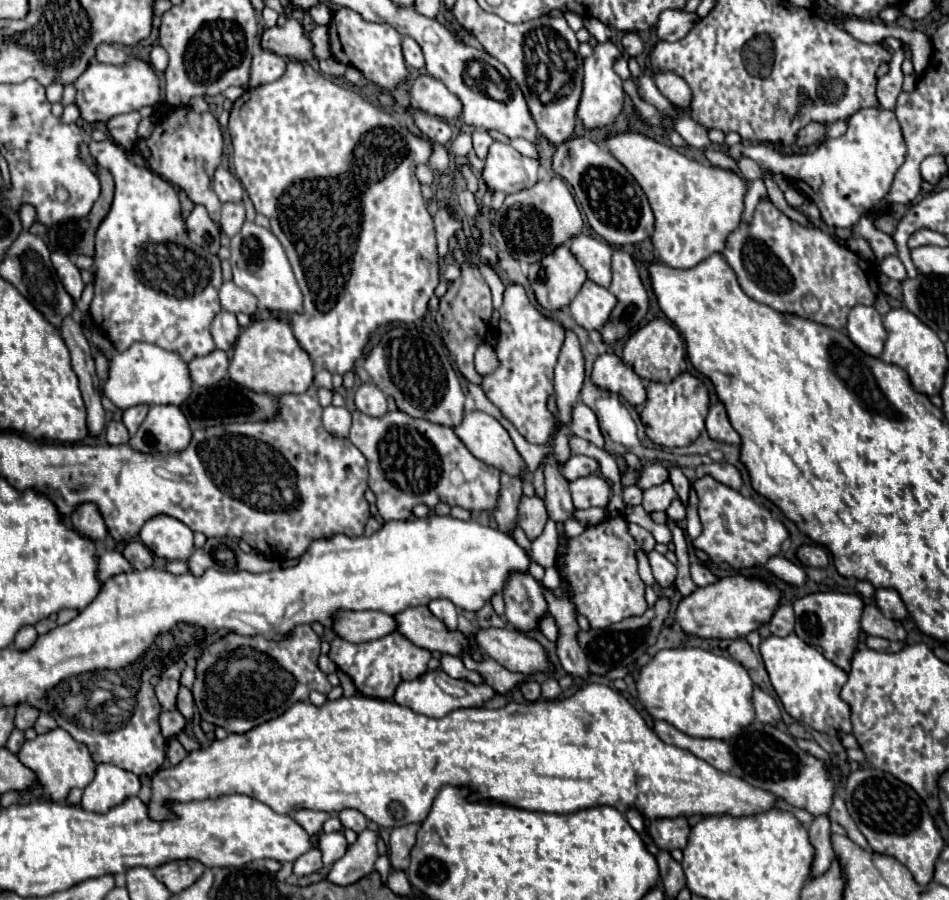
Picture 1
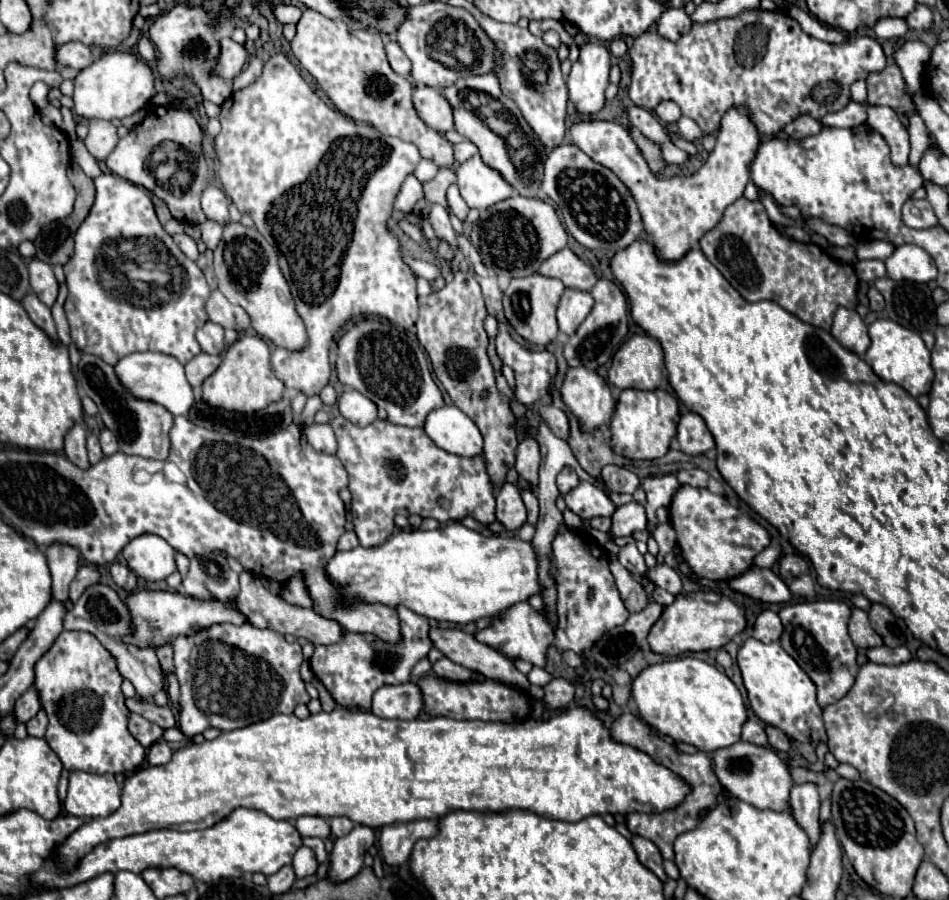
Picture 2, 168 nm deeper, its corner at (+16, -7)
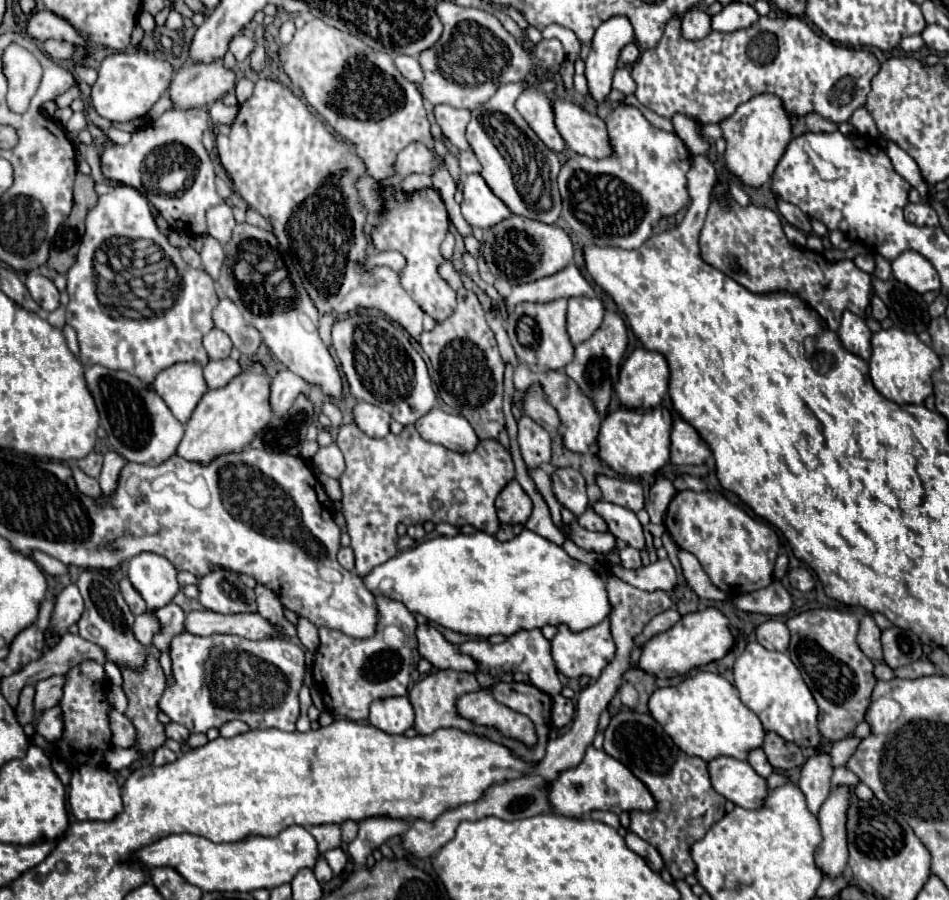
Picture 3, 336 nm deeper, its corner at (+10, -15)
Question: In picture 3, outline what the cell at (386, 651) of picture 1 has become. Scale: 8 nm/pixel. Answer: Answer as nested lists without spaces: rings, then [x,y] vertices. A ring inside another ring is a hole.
[[[376,597],[380,623],[374,637],[354,639],[340,631],[320,627],[320,647],[314,659],[314,683],[322,693],[322,699],[332,713],[334,719],[350,719],[362,721],[368,719],[368,707],[374,699],[380,697],[396,697],[406,695],[410,675],[416,669],[418,655],[418,639],[416,639],[416,619],[414,615],[398,601],[390,601],[386,597]],[[396,627],[402,633],[398,647],[390,647],[384,639],[384,629]]]

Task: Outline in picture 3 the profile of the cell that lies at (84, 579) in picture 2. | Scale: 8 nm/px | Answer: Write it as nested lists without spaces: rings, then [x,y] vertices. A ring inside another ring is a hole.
[[[76,585],[64,587],[56,597],[52,621],[50,621],[46,635],[50,635],[50,633],[64,635],[68,631],[68,627],[80,619],[82,611],[84,611],[84,601],[82,601],[78,587]]]

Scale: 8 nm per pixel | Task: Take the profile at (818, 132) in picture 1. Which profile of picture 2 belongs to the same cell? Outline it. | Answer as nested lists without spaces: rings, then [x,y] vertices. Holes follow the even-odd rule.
[[[800,115],[798,119],[794,119],[792,123],[788,123],[784,127],[784,133],[792,139],[804,139],[808,135],[820,133],[820,129],[822,129],[822,121],[810,117],[810,115]]]

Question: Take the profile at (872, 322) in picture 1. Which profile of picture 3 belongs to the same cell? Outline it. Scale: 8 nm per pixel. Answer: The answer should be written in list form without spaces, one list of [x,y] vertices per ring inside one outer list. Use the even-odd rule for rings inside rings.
[[[844,311],[840,327],[838,327],[838,337],[840,337],[842,345],[850,353],[862,357],[864,361],[870,359],[870,353],[872,353],[870,337],[872,337],[872,331],[866,327],[862,317],[858,317],[858,315],[850,313],[850,311]]]

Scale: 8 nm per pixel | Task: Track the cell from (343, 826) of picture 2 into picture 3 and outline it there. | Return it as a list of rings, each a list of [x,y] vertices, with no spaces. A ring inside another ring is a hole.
[[[346,821],[346,823],[340,825],[340,829],[342,829],[342,841],[348,845],[358,833],[358,823],[356,821]]]

